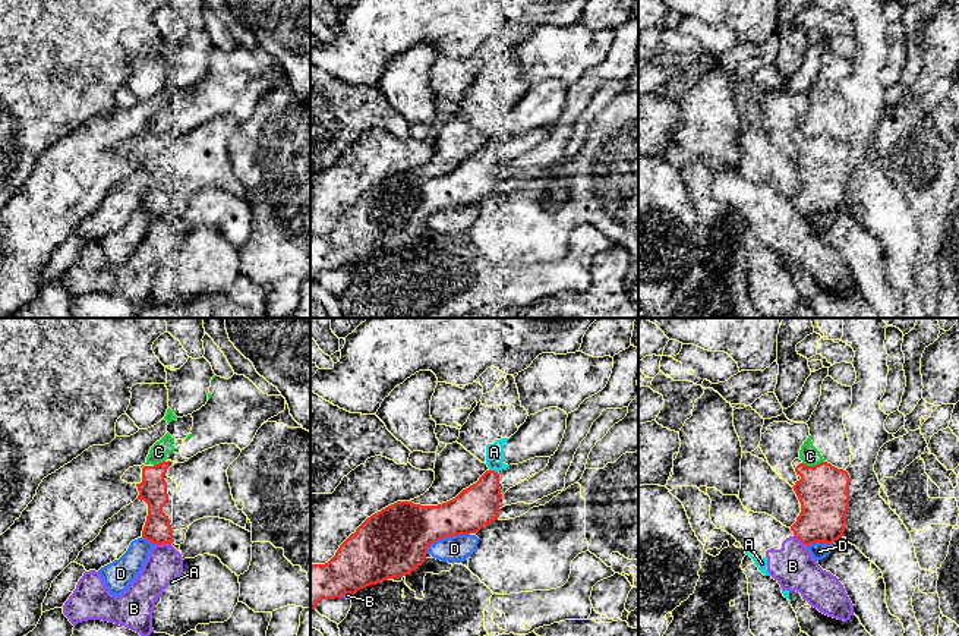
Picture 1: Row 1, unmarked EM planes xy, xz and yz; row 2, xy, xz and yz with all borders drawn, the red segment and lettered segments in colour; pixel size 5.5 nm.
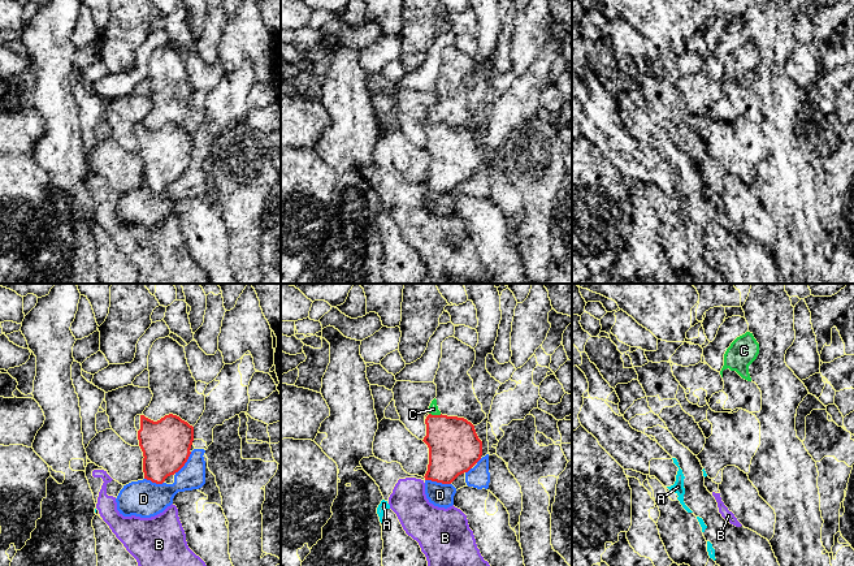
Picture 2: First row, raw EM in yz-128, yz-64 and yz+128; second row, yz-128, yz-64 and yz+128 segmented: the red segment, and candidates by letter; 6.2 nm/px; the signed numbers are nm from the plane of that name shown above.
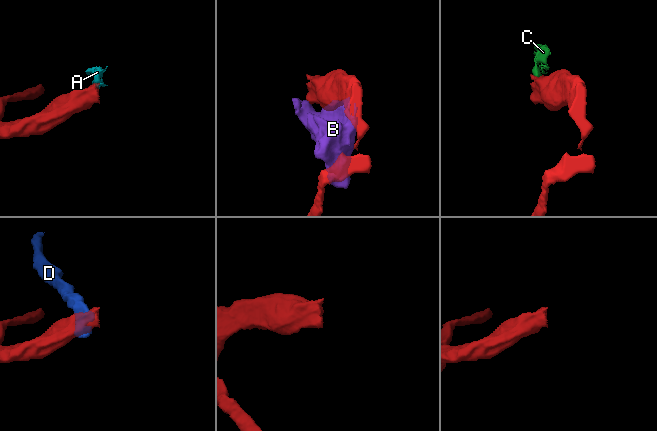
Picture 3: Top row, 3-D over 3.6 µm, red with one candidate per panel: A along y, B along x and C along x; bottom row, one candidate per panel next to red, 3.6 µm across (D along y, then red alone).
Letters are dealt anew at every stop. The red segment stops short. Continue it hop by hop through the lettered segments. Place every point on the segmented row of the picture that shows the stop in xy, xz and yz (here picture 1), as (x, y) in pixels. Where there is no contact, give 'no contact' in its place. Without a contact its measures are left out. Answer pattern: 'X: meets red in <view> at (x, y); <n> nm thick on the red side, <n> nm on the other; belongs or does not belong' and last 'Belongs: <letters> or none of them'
A: meets red in xz at (494, 471); 220 nm thick on the red side, 100 nm on the other; does not belong
B: meets red in xy at (163, 542); 150 nm thick on the red side, 200 nm on the other; does not belong
C: meets red in yz at (813, 466); 280 nm thick on the red side, 110 nm on the other; does not belong
D: meets red in xz at (445, 537); 340 nm thick on the red side, 140 nm on the other; does not belong
Belongs: none of them

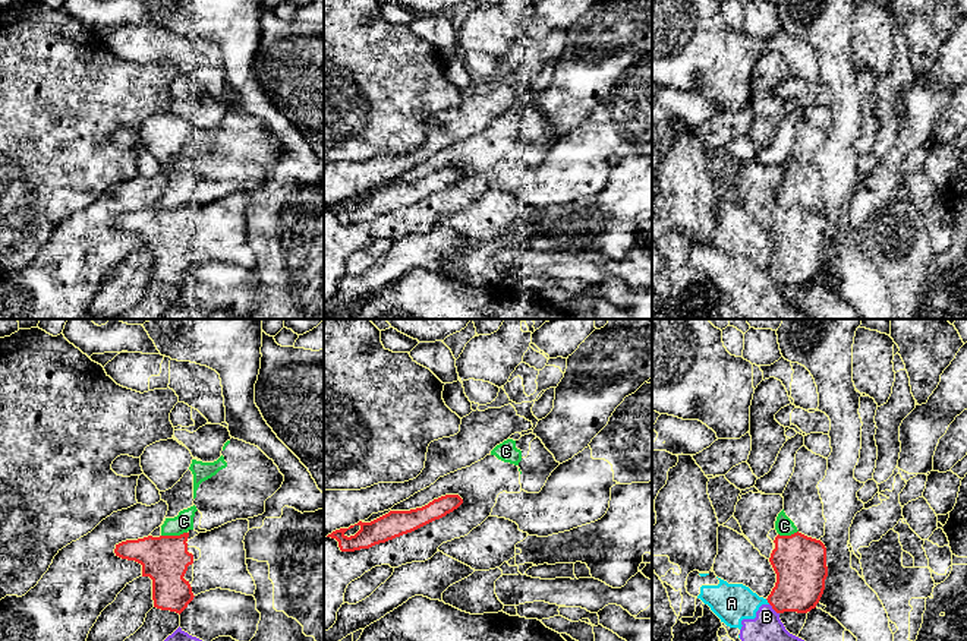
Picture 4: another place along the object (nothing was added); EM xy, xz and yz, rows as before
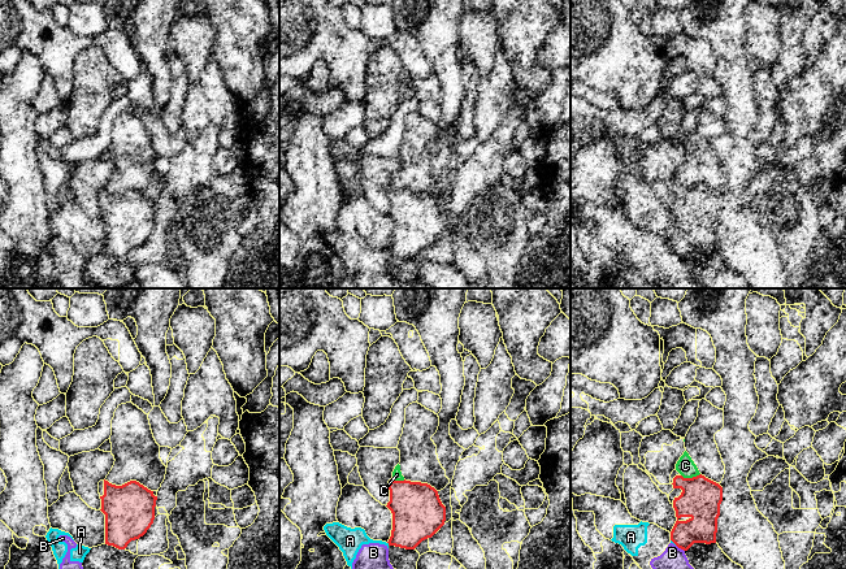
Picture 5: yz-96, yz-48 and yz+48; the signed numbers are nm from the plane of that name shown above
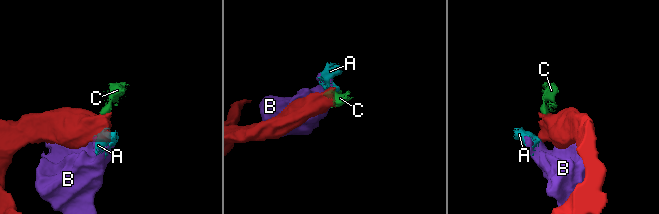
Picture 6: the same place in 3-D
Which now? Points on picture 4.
A: meets red in yz at (768, 602); 280 nm thick on the red side, 220 nm on the other; does not belong
B: meets red in yz at (774, 609); 280 nm thick on the red side, 160 nm on the other; does not belong
C: meets red in xy at (173, 536); 260 nm thick on the red side, 100 nm on the other; does not belong
Belongs: none of them

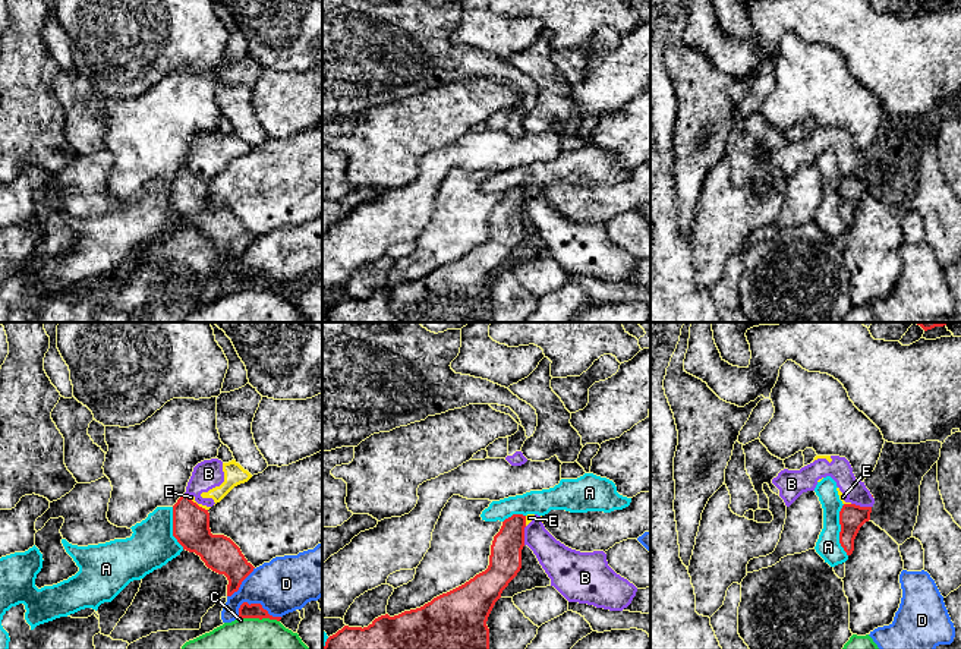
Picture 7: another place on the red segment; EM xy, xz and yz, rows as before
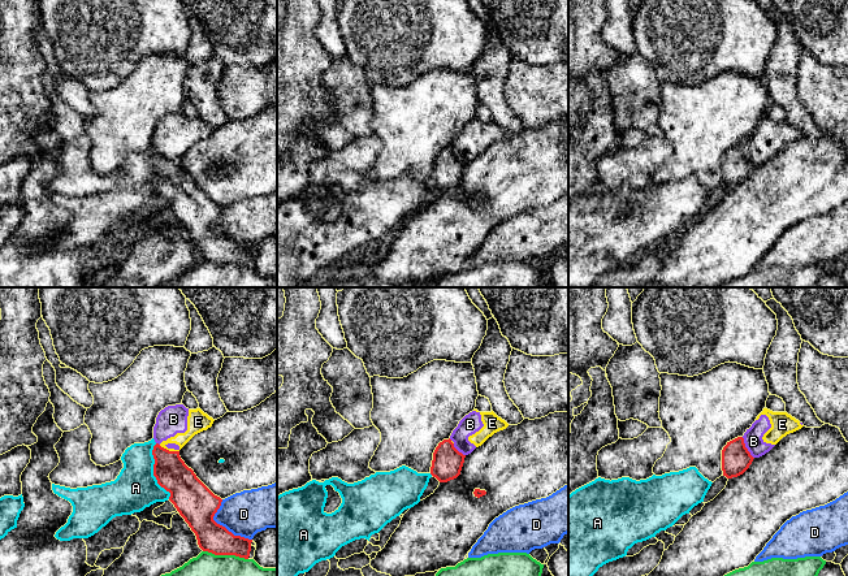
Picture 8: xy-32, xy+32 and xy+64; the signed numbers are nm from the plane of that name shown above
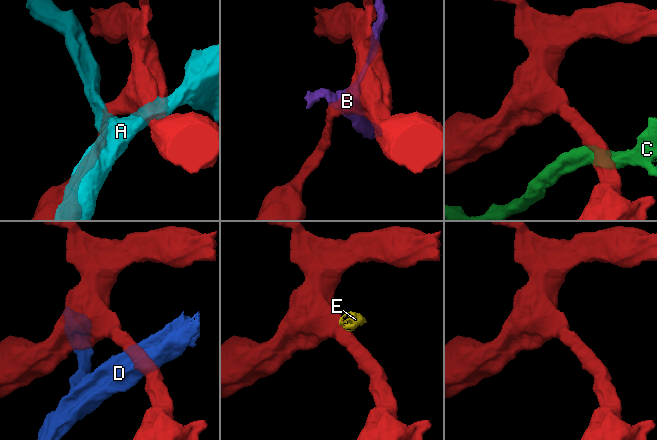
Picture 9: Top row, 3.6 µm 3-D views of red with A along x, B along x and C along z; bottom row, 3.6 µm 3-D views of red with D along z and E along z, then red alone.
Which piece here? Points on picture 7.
A: meets red in yz at (841, 531); 140 nm thick on the red side, 140 nm on the other; does not belong
B: meets red in yz at (862, 507); 140 nm thick on the red side, 130 nm on the other; does not belong
C: meets red in xy at (260, 618); 80 nm thick on the red side, 180 nm on the other; does not belong
D: meets red in xy at (260, 604); 80 nm thick on the red side, 300 nm on the other; does not belong
E: meets red in xy at (197, 504); 200 nm thick on the red side, 20 nm on the other; does not belong
Belongs: none of them

